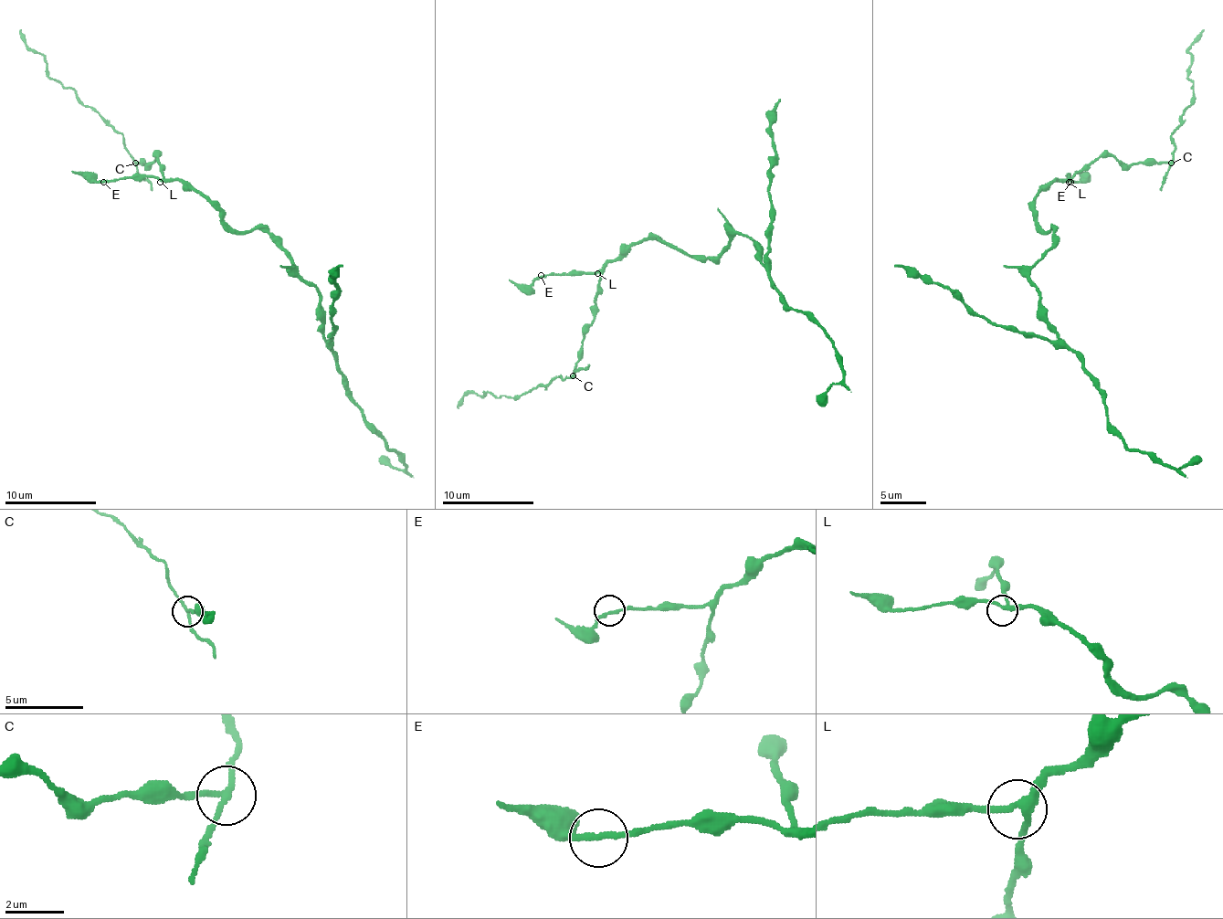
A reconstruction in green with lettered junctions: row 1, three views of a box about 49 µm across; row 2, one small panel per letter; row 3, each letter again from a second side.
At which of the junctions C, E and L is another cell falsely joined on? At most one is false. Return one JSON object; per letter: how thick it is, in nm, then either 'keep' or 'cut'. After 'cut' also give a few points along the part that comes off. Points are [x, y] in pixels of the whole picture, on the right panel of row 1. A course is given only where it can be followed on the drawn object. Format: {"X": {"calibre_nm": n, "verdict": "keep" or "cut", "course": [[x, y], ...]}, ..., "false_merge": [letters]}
{"C": {"calibre_nm": 160, "verdict": "cut", "course": [[1172, 163], [1172, 133], [1181, 124], [1193, 94], [1188, 76], [1190, 60], [1188, 48], [1204, 30]]}, "E": {"calibre_nm": 190, "verdict": "keep"}, "L": {"calibre_nm": 240, "verdict": "keep"}, "false_merge": ["C"]}

